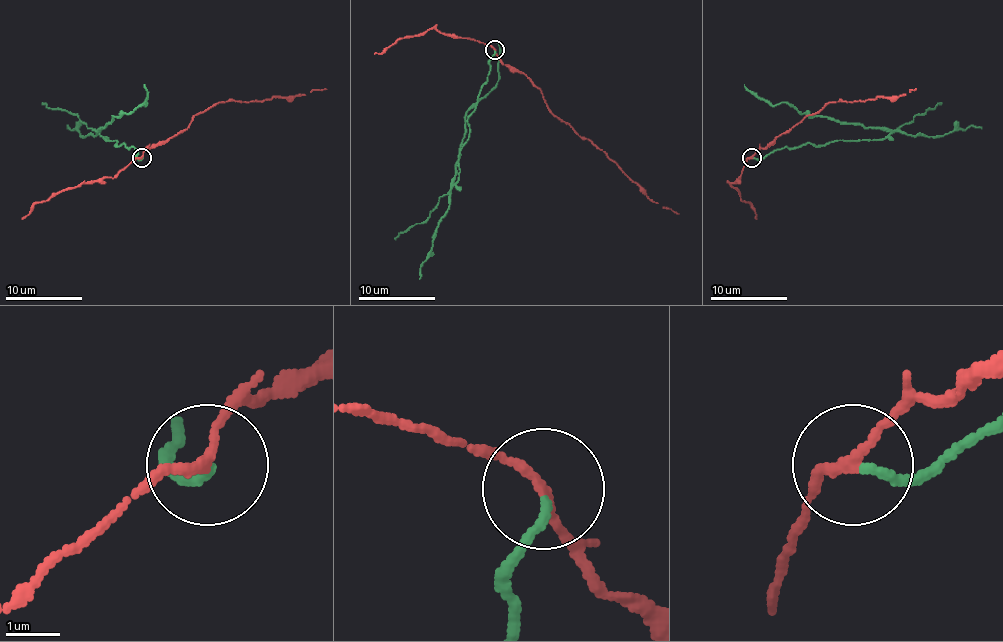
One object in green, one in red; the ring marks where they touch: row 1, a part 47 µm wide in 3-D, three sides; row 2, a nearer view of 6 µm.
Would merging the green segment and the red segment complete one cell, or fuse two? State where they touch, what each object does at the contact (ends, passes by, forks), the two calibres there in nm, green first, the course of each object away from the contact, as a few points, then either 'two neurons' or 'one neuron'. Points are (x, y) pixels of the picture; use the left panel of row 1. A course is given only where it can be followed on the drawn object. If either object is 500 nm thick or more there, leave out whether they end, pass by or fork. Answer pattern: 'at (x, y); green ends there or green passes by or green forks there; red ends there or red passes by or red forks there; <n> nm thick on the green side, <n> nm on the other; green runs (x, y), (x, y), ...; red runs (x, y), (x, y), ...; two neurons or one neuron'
at (142, 157); green ends there; red passes by; 150 nm thick on the green side, 160 nm on the other; green runs (142, 157), (138, 159), (133, 147), (115, 145), (117, 141), (100, 134), (113, 116), (146, 105), (144, 84); red runs (142, 157), (146, 149), (183, 132), (196, 114), (217, 103), (294, 97), (313, 90), (327, 90); two neurons

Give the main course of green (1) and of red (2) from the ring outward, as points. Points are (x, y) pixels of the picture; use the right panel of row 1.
1: (753, 157), (763, 159), (784, 147), (882, 139), (888, 134), (799, 113), (786, 103), (770, 105), (743, 84)
2: (751, 157), (828, 103), (897, 97), (916, 90)

